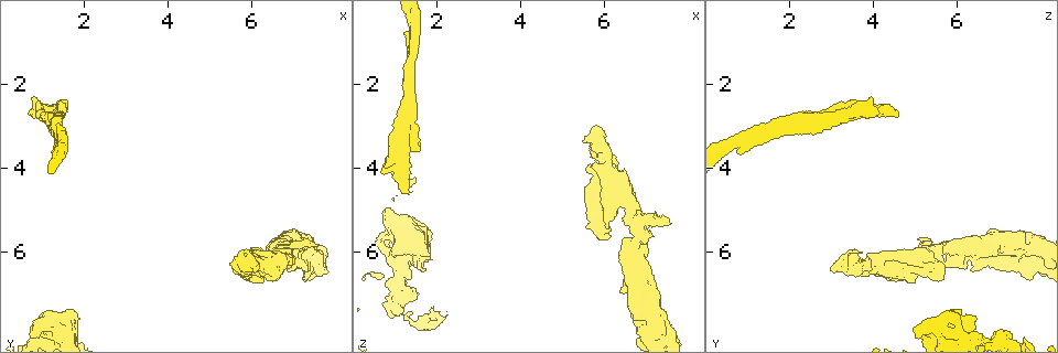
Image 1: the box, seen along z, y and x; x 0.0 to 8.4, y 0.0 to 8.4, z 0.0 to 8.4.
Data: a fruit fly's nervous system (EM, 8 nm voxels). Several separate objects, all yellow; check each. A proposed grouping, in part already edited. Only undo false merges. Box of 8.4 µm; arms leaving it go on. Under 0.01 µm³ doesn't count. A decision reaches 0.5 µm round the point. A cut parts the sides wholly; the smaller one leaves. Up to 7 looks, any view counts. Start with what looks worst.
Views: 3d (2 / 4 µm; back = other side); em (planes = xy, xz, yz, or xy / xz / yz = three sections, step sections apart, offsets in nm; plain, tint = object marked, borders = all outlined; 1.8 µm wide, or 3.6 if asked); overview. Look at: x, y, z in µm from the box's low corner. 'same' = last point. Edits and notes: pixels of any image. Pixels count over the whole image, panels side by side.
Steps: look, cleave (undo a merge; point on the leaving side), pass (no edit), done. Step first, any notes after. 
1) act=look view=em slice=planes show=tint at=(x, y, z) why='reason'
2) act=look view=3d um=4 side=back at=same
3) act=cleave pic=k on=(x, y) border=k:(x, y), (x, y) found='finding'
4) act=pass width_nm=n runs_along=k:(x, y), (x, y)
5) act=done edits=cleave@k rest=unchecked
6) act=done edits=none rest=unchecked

act=look view=em slice=planes show=tint at=(1.15, 2.80, 3.30) why='three-way junction'

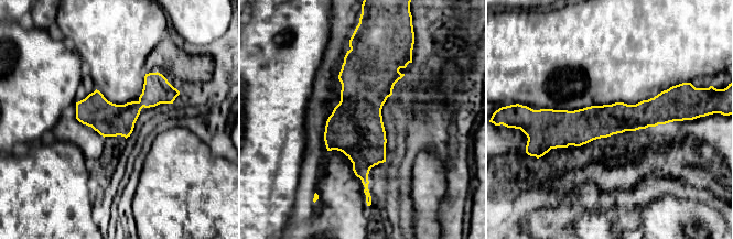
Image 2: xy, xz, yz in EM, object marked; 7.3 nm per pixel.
act=pass runs_along=2:(543, 116), (551, 120), (676, 118) found='all the same neuron'

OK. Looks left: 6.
act=look view=3d um=4 at=(5.80, 6.35, 3.40) why='abrupt turn'

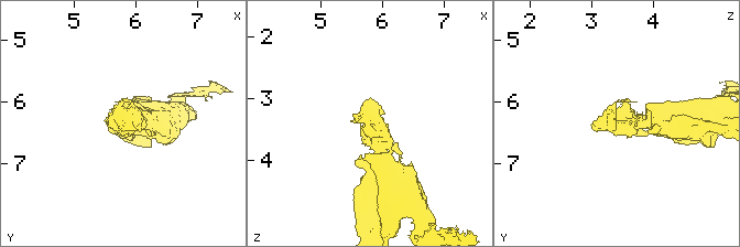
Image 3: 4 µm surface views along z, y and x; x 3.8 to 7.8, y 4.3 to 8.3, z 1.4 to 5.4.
act=look view=em slice=xy step=8 show=tint at=(5.85, 6.35, 3.40) why='need the tissue'

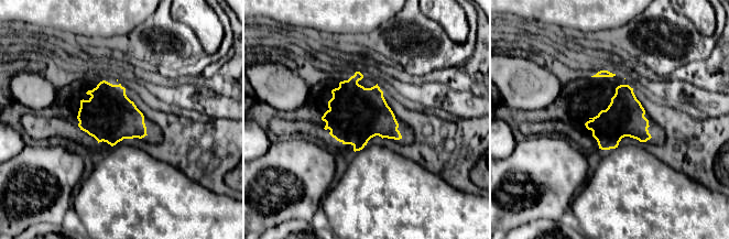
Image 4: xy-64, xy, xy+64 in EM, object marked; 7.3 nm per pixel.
act=pass found='one neuron here'

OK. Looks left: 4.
act=look view=em slice=xy step=8 show=tint at=(6.70, 6.00, 5.30) why='calibre changes'

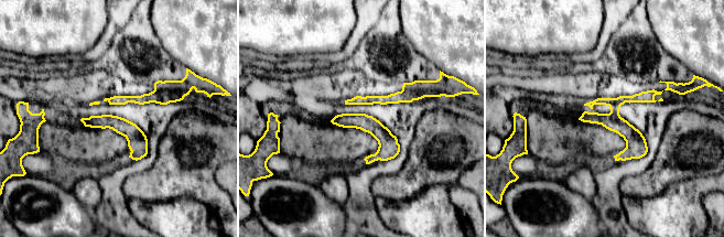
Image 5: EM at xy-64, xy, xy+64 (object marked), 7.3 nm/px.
act=look view=em slice=planes show=tint at=same

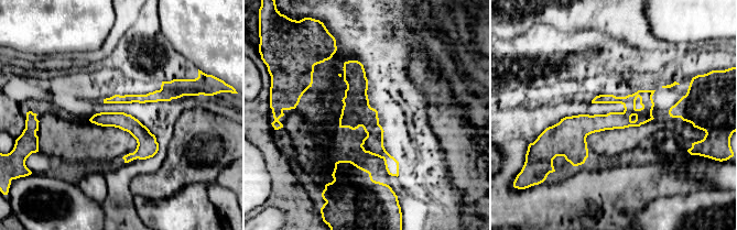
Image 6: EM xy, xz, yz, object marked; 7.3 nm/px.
act=pass runs_along=6:(347, 64), (356, 108), (396, 173) found='all the same neuron'

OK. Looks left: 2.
act=done edits=none rest=unchecked

